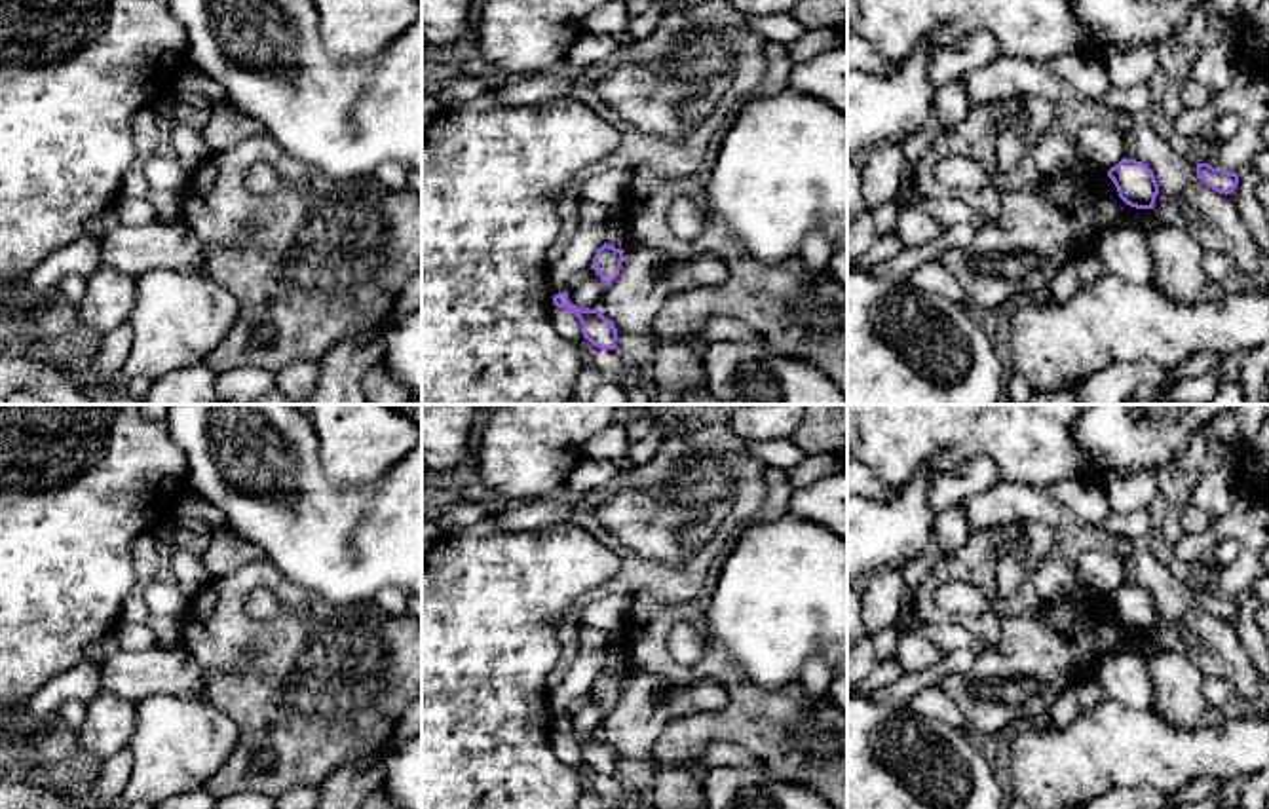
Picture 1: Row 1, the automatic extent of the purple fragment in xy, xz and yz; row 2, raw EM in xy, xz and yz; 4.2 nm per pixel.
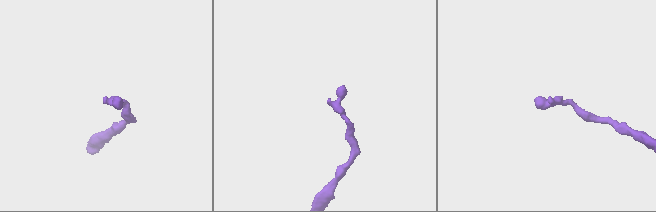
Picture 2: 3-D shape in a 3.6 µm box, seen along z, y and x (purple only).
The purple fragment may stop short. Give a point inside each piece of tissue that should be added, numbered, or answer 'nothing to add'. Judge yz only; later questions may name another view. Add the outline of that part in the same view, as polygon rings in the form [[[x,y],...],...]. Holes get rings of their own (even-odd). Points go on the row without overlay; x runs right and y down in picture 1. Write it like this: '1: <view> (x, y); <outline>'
nothing to add

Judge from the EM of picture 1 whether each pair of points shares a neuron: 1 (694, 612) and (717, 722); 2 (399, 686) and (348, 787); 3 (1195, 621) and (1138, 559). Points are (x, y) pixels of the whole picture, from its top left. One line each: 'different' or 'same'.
1: same
2: different
3: same

